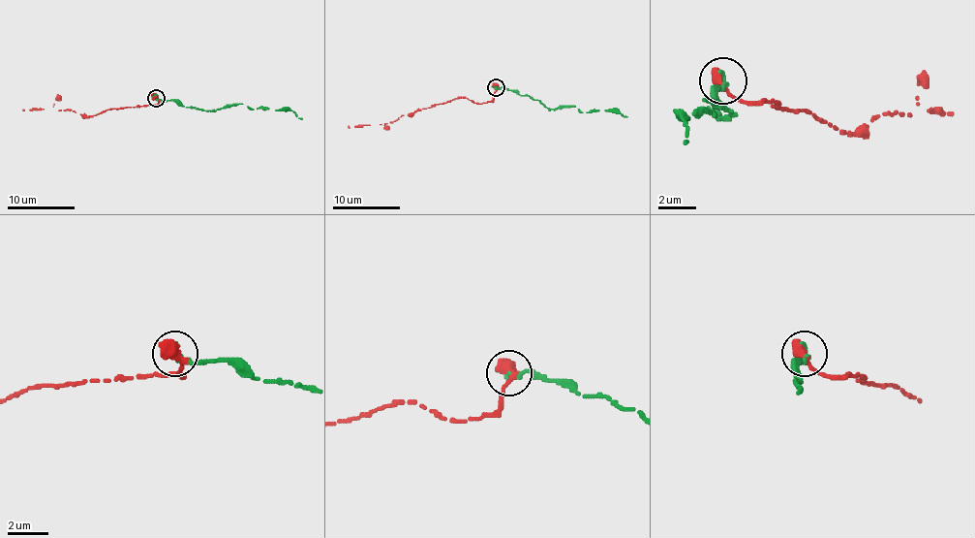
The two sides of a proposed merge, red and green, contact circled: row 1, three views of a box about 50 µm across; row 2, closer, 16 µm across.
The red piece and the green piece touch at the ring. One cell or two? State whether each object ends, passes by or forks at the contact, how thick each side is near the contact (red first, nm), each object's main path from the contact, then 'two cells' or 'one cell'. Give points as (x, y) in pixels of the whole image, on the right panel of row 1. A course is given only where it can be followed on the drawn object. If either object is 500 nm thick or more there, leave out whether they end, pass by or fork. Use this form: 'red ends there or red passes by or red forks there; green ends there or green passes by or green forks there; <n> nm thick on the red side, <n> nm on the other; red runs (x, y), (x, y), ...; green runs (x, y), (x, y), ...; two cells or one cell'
650 nm thick on the red side, 220 nm on the other; red runs (721, 81), (748, 101), (777, 101), (844, 132), (861, 132), (882, 112), (911, 112), (915, 98), (947, 115); green runs (725, 81), (714, 87), (715, 116), (733, 111), (703, 98), (715, 112), (679, 118), (688, 128), (684, 142); one cell

